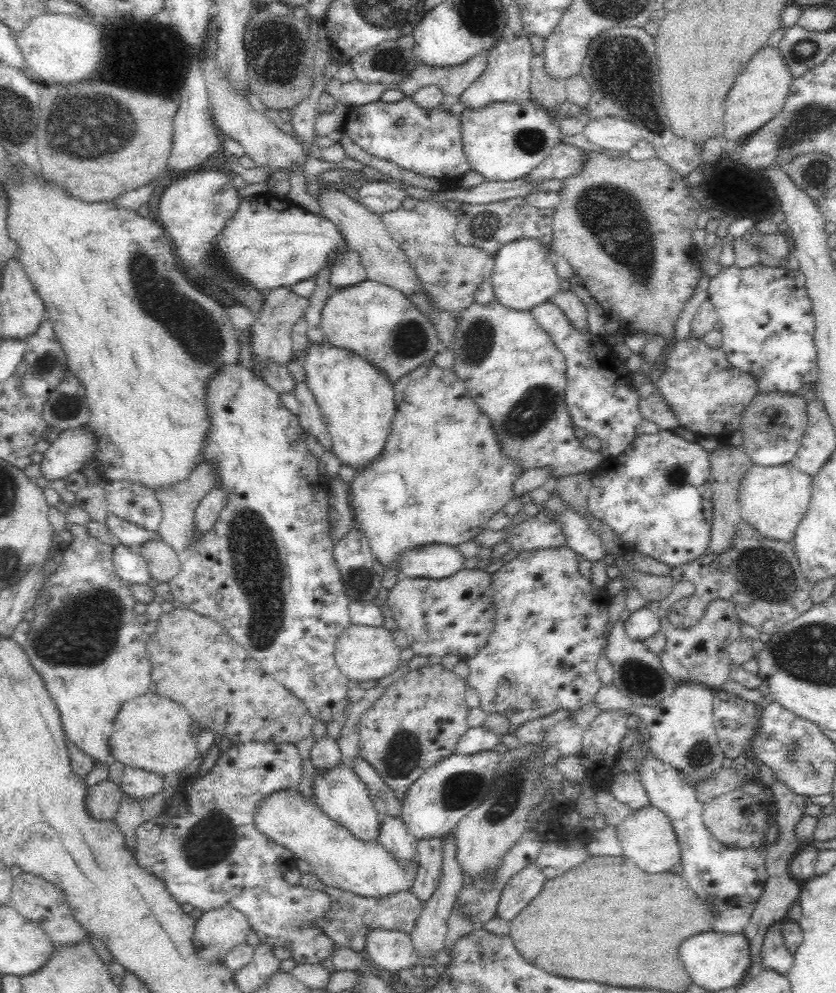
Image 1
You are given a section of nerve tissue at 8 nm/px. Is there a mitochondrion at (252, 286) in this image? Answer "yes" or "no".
no

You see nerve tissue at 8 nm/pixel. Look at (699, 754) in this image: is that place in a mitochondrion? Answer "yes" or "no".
yes

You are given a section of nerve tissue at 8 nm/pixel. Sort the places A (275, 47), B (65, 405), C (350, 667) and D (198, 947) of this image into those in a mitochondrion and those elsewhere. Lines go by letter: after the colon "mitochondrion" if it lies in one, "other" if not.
A: mitochondrion
B: mitochondrion
C: other
D: other

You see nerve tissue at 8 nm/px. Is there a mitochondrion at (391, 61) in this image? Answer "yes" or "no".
yes

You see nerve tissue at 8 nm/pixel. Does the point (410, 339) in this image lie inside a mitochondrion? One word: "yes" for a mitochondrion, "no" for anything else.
yes

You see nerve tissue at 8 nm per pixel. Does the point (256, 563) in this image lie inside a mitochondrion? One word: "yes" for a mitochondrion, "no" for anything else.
yes

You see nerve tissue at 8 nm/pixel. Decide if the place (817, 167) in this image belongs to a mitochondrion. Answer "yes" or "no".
yes

